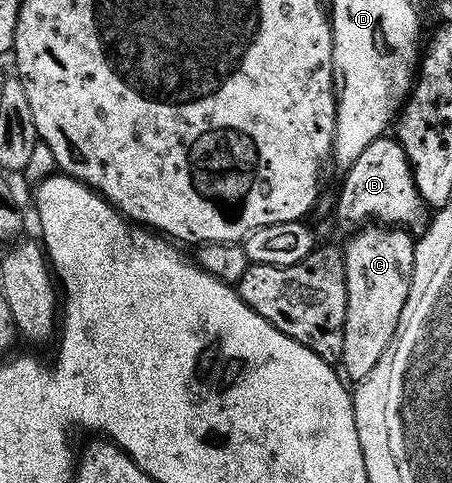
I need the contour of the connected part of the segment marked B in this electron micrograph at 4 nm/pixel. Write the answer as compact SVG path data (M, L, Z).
M393 137L371 141L363 153L344 172L341 192L337 195L337 223L357 229L370 221L381 225L400 225L410 232L421 233L430 224L431 215L419 197L407 153Z

